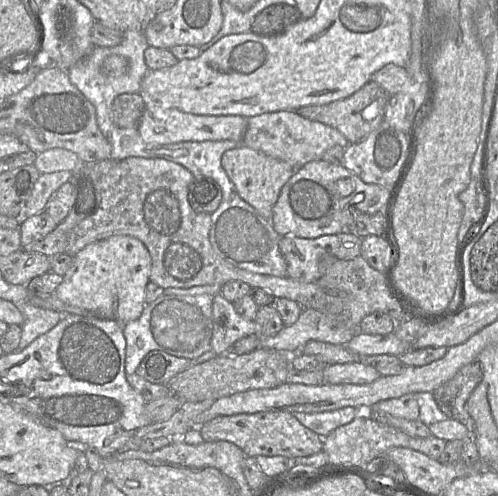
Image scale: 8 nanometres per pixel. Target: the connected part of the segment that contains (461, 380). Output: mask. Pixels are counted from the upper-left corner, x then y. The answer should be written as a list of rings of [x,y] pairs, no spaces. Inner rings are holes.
[[[473,361],[432,392],[439,409],[449,419],[465,425],[469,433],[474,433],[475,422],[466,410],[466,402],[481,380],[482,368],[478,361]]]

